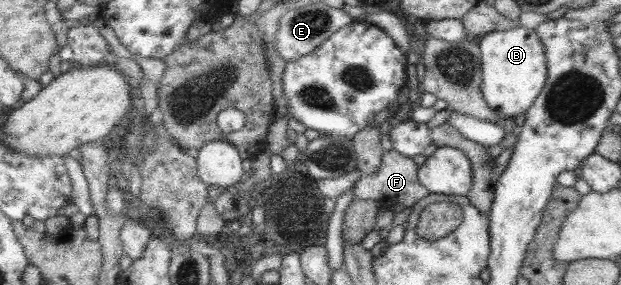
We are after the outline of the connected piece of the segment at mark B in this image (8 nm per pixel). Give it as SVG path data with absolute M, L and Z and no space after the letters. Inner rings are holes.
M517 23L506 31L483 34L478 40L480 91L487 106L500 118L514 118L528 111L546 81L546 62L538 33Z

